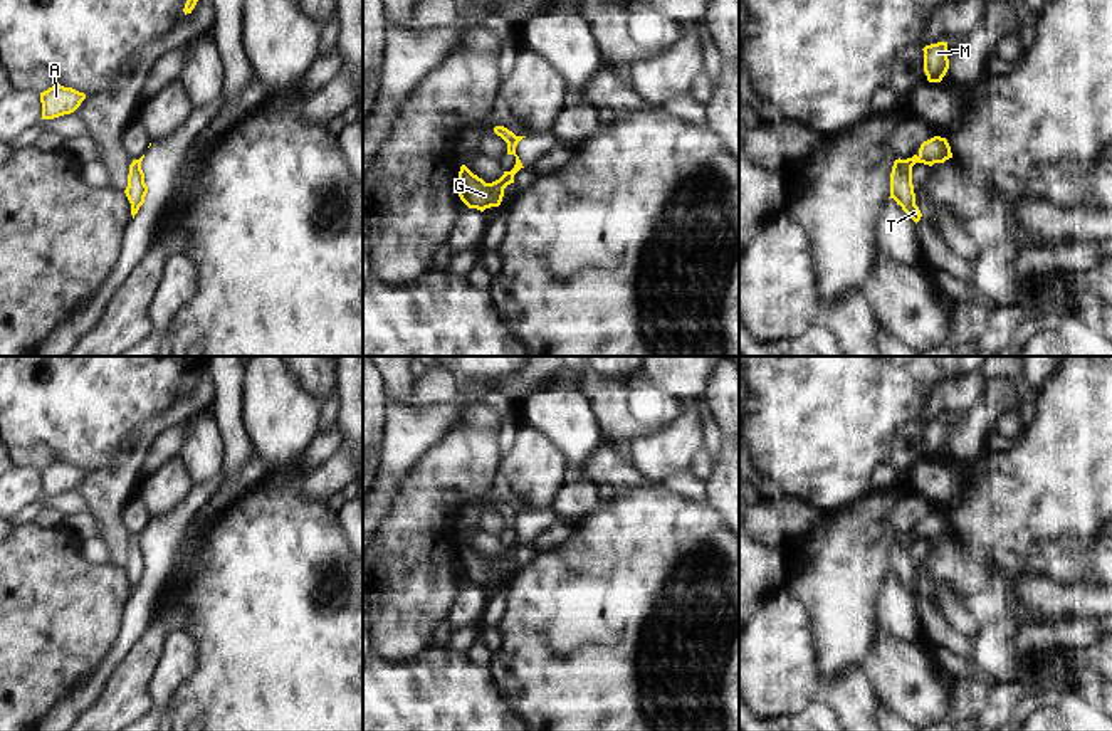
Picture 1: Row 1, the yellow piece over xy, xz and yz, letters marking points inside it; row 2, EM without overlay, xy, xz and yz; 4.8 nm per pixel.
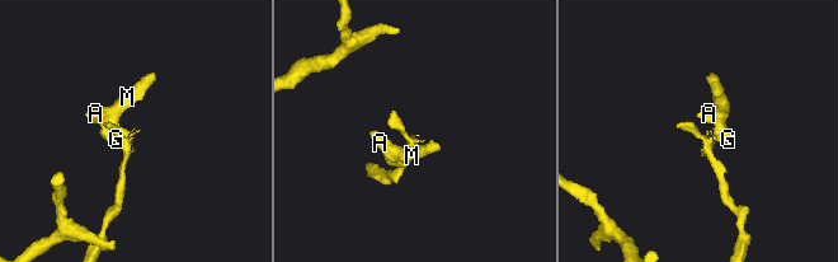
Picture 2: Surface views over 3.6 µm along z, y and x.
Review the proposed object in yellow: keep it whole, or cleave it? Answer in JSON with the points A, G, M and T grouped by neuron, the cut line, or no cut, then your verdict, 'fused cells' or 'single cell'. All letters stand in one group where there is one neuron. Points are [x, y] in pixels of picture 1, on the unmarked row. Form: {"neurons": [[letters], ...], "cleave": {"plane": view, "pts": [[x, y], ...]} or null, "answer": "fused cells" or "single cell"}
{"neurons": [["A", "G", "M"], ["T"]], "cleave": {"plane": "xy", "pts": [[136, 536], [141, 563], [140, 582]]}, "answer": "fused cells"}

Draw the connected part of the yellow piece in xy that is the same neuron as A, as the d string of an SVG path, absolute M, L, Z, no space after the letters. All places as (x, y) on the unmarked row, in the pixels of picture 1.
M55 460L40 469L42 496L54 496L74 489L86 476L84 469Z

